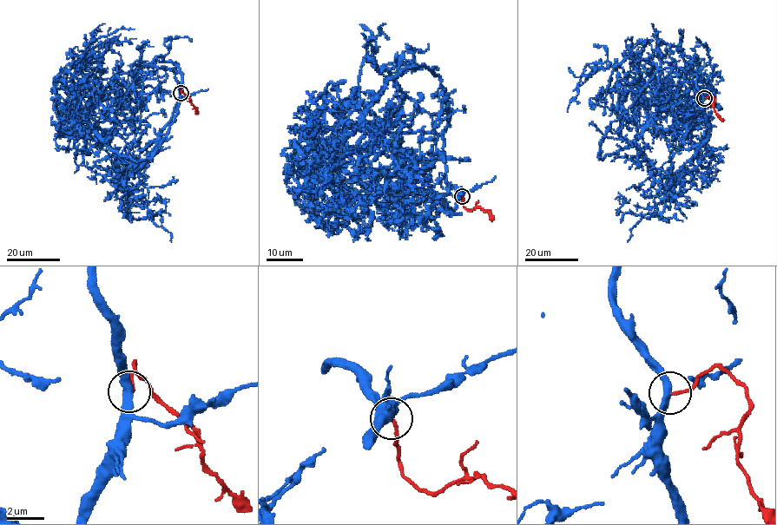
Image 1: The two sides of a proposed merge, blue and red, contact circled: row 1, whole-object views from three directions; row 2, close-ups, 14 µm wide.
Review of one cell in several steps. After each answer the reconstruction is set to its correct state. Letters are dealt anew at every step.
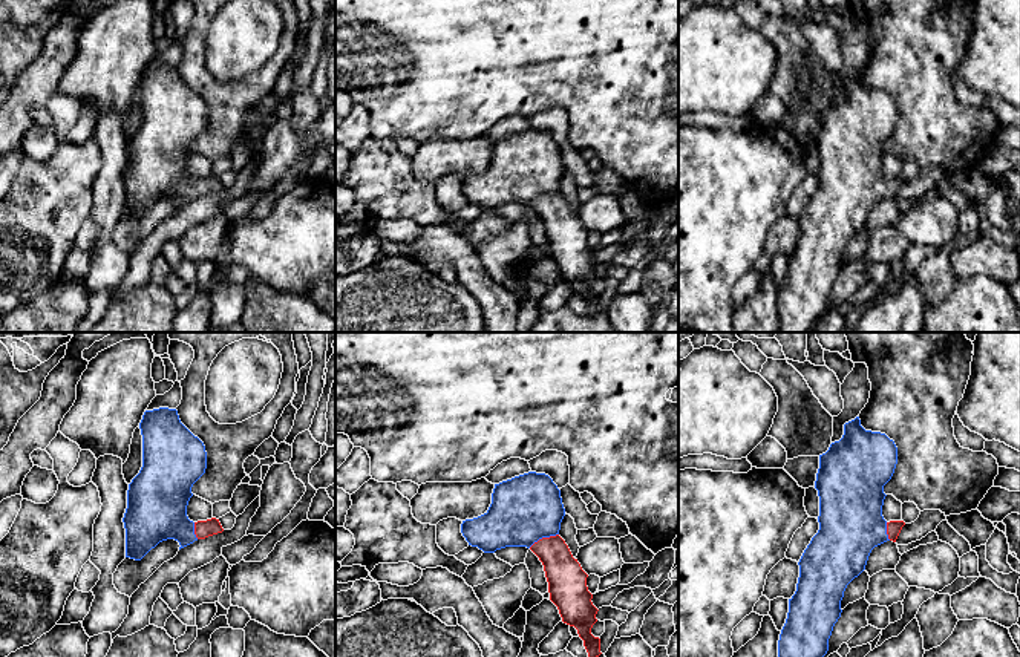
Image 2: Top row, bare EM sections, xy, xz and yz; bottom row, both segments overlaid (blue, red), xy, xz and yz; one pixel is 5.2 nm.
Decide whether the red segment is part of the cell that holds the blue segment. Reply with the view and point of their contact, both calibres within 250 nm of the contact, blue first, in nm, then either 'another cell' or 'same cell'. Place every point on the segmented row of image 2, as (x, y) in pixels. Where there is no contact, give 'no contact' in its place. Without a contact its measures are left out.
xz (542, 536) | 360/200 nm | same cell

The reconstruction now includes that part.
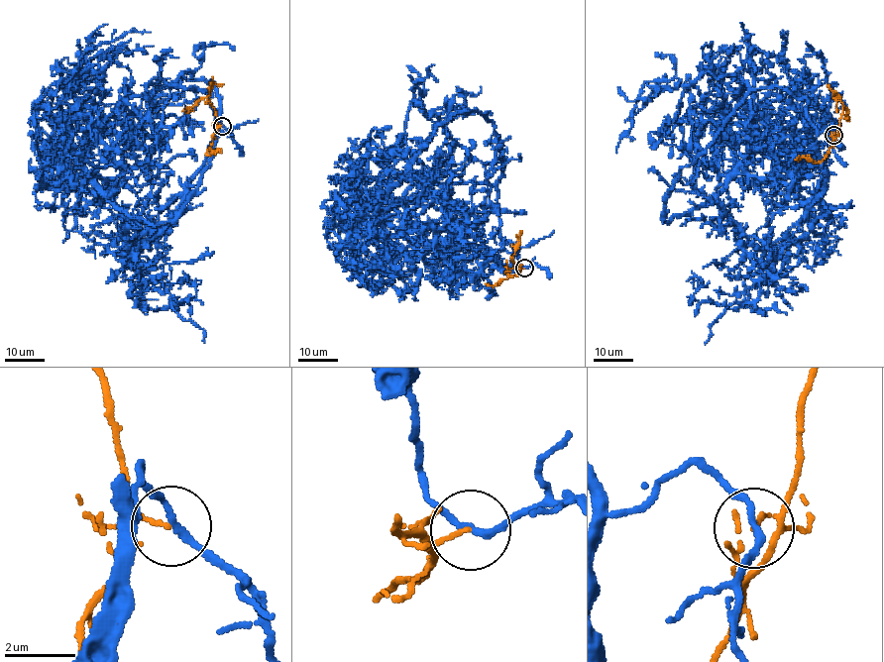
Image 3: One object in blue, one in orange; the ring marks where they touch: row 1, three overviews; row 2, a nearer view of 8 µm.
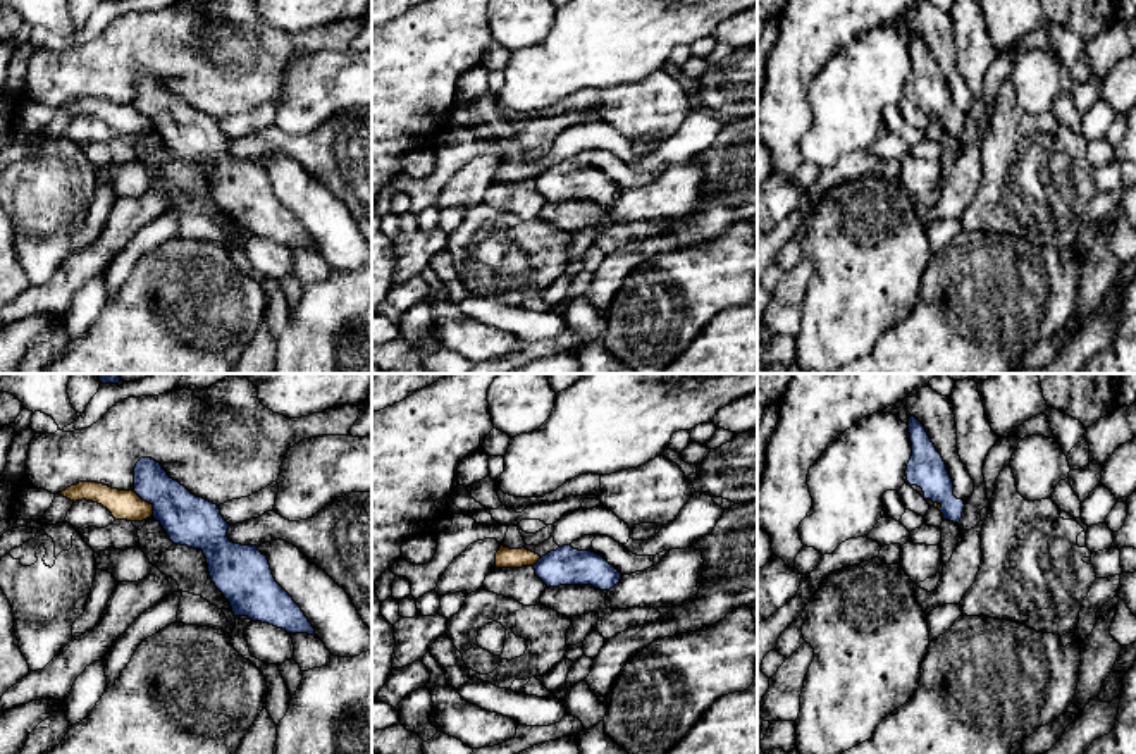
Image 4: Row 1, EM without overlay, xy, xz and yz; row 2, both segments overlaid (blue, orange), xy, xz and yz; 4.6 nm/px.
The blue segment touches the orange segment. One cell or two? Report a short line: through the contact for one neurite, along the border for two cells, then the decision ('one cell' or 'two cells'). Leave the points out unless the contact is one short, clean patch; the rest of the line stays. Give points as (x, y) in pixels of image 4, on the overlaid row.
line xy (133, 491), (152, 506), (152, 515); two cells

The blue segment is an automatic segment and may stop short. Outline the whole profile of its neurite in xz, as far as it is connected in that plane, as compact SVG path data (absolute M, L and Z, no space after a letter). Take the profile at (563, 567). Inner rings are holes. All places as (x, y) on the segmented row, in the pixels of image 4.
M571 546L547 553L534 565L534 570L547 587L592 585L609 590L621 578L621 573L602 556Z

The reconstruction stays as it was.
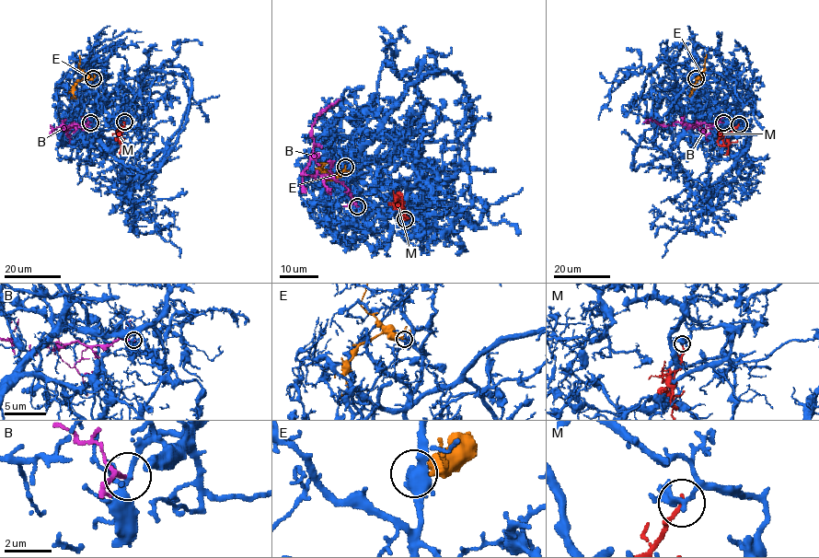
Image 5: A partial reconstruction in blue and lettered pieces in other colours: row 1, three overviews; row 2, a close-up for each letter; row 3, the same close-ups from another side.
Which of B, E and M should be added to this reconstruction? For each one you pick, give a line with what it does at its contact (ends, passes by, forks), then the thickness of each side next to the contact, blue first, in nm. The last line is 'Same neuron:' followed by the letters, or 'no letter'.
Same neuron: no letter

